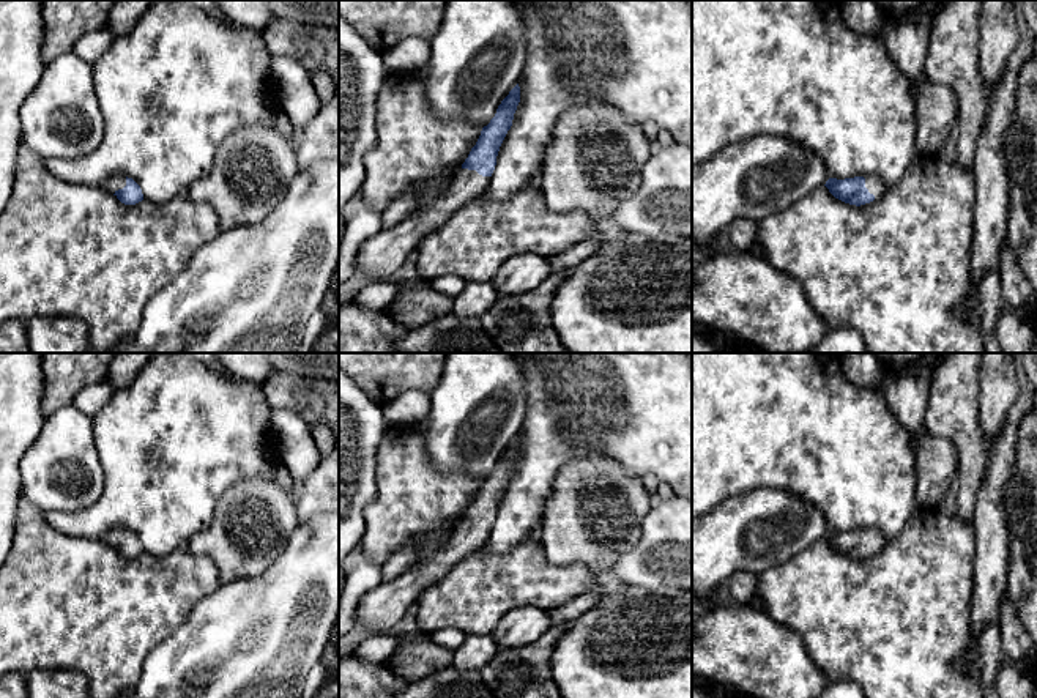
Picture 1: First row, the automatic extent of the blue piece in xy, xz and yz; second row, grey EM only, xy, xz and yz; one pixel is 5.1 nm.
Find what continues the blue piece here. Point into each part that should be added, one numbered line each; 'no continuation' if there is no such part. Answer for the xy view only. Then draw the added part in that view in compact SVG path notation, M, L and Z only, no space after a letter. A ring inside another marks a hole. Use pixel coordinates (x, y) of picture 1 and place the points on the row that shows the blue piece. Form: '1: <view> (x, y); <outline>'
1: xy (118, 181); M117 175L107 180L102 187L110 194L115 194L118 189L123 189L125 186L126 186L126 176Z

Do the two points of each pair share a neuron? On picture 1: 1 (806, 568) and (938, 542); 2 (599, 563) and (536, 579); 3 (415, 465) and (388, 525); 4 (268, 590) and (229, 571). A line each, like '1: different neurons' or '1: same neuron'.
1: same neuron
2: different neurons
3: same neuron
4: different neurons

